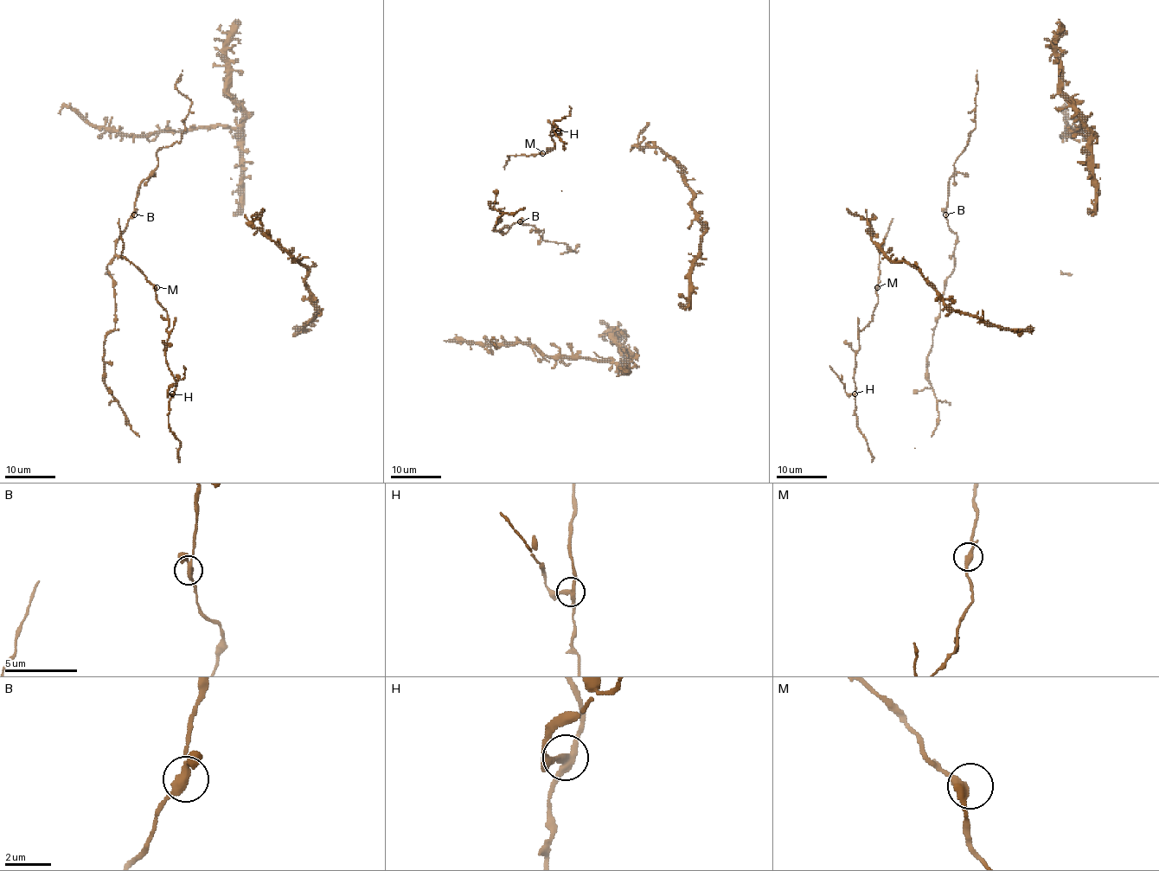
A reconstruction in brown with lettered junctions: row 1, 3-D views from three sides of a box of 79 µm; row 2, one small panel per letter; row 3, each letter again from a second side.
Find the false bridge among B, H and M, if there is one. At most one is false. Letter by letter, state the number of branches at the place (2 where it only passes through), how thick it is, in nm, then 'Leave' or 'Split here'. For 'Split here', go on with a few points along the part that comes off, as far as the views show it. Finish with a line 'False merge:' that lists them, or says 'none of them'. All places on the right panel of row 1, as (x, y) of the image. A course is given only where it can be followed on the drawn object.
B: Branches: 3. Thickness 280 nm. Leave
H: Branches: 3. Thickness 280 nm. Leave
M: Branches: 2. Thickness 320 nm. Leave
False merge: none of them

